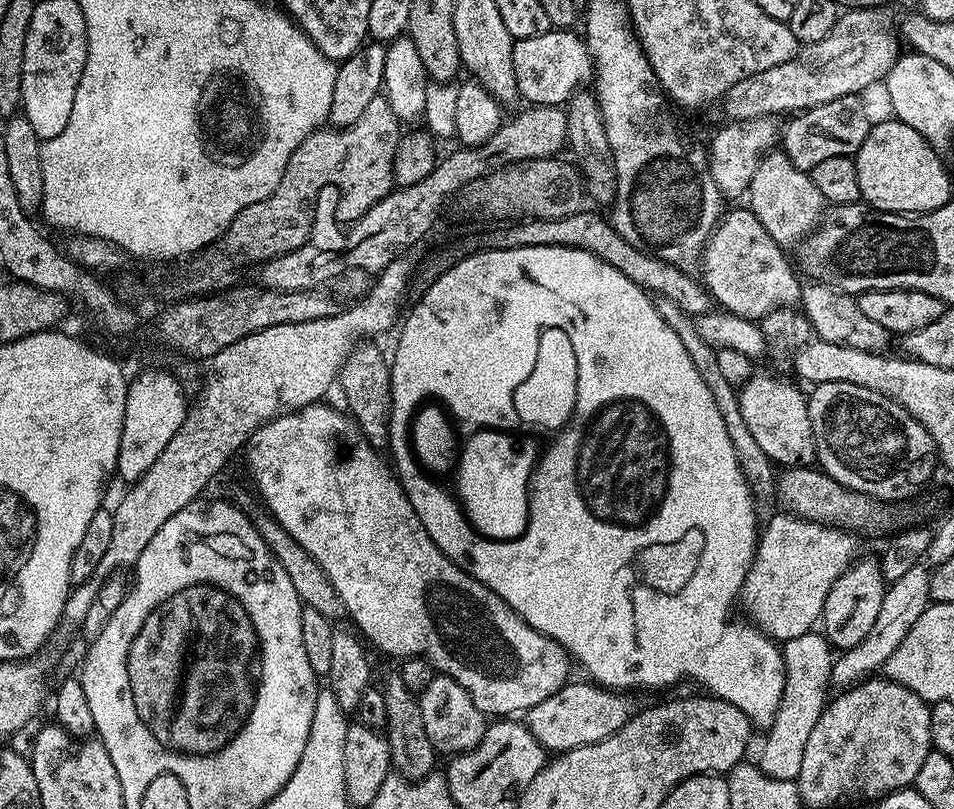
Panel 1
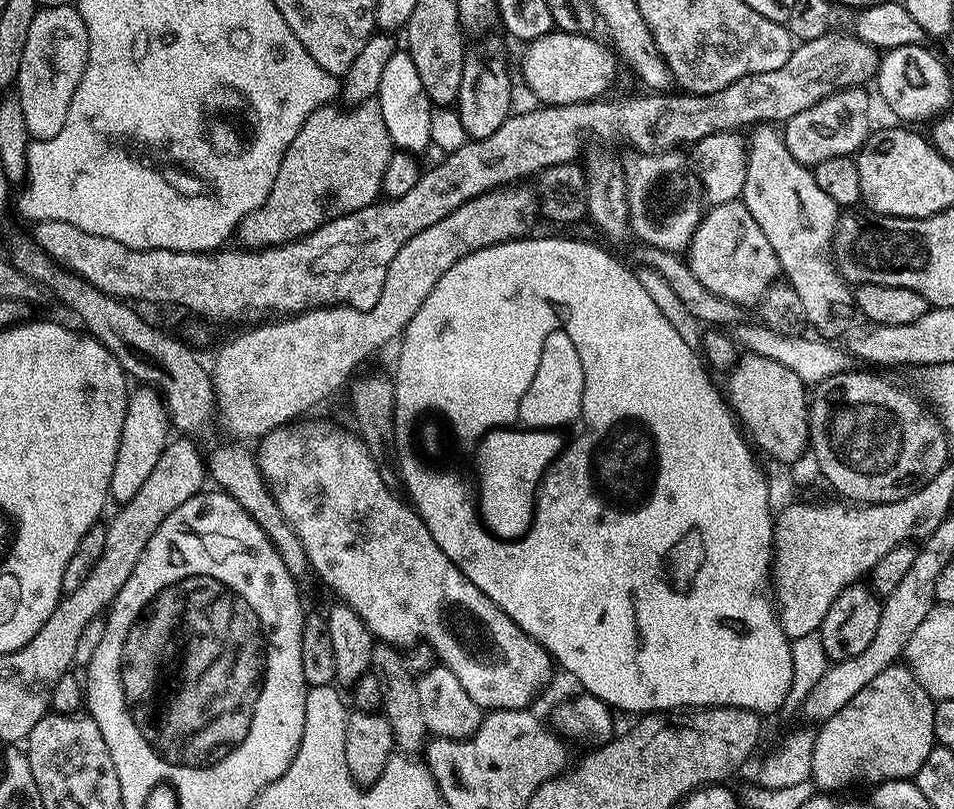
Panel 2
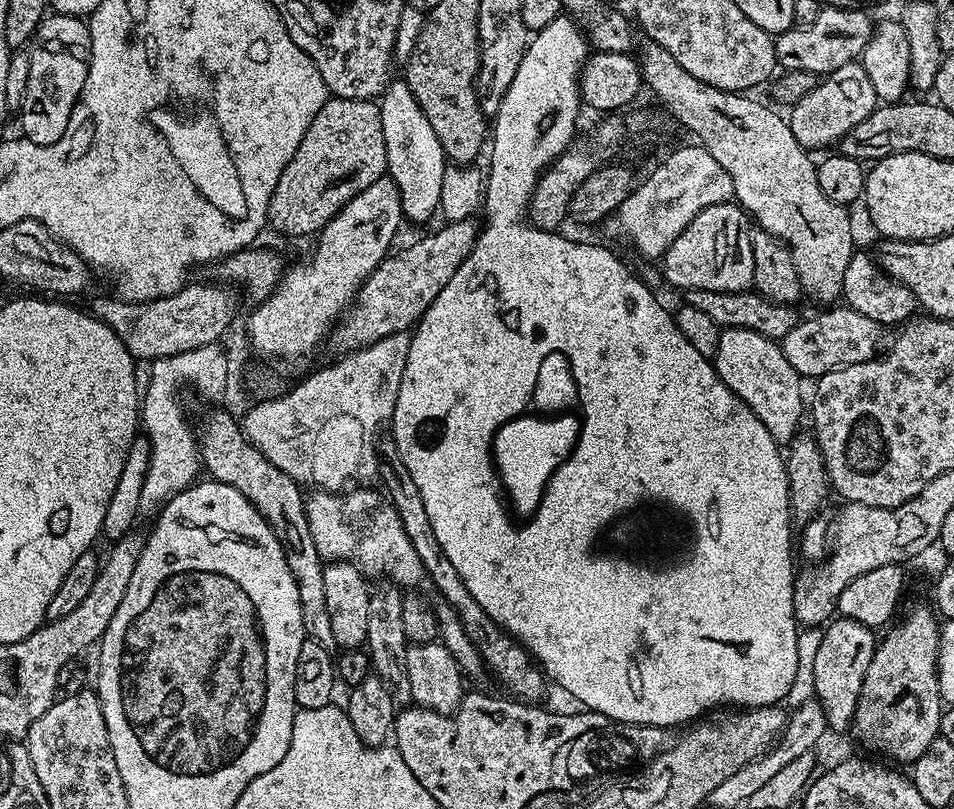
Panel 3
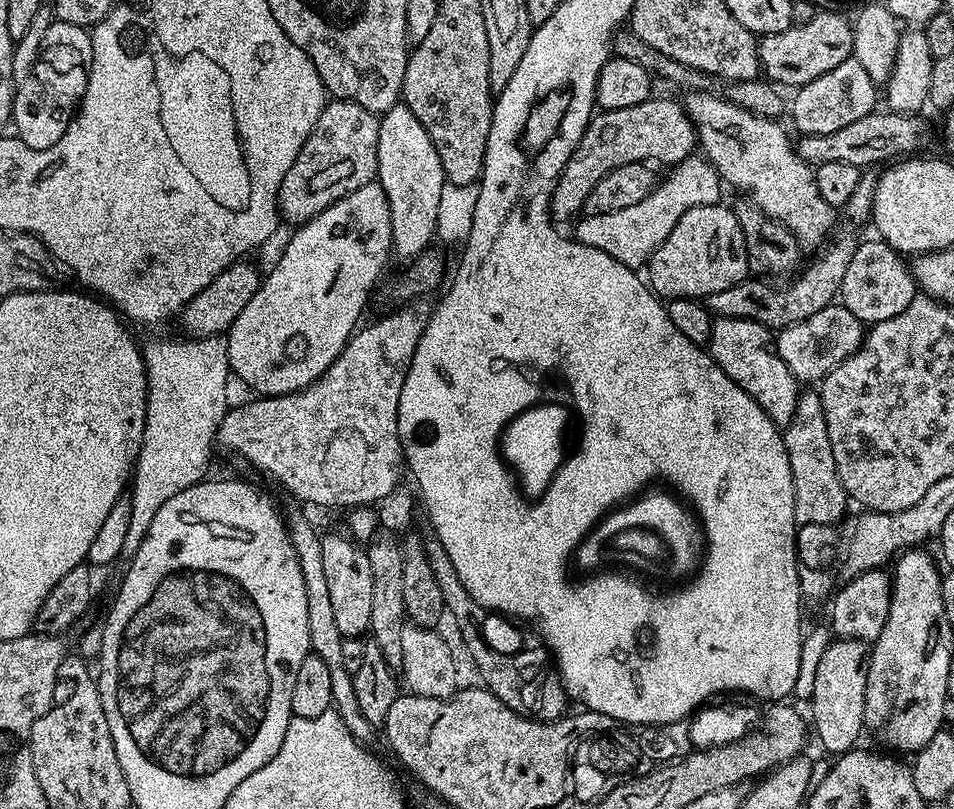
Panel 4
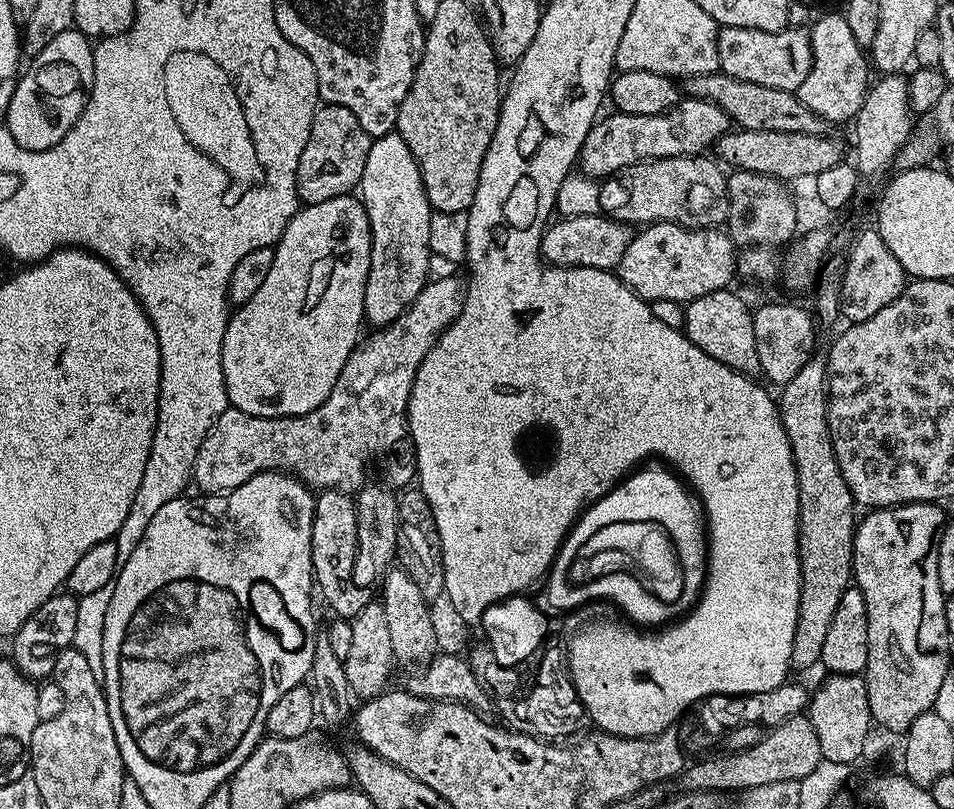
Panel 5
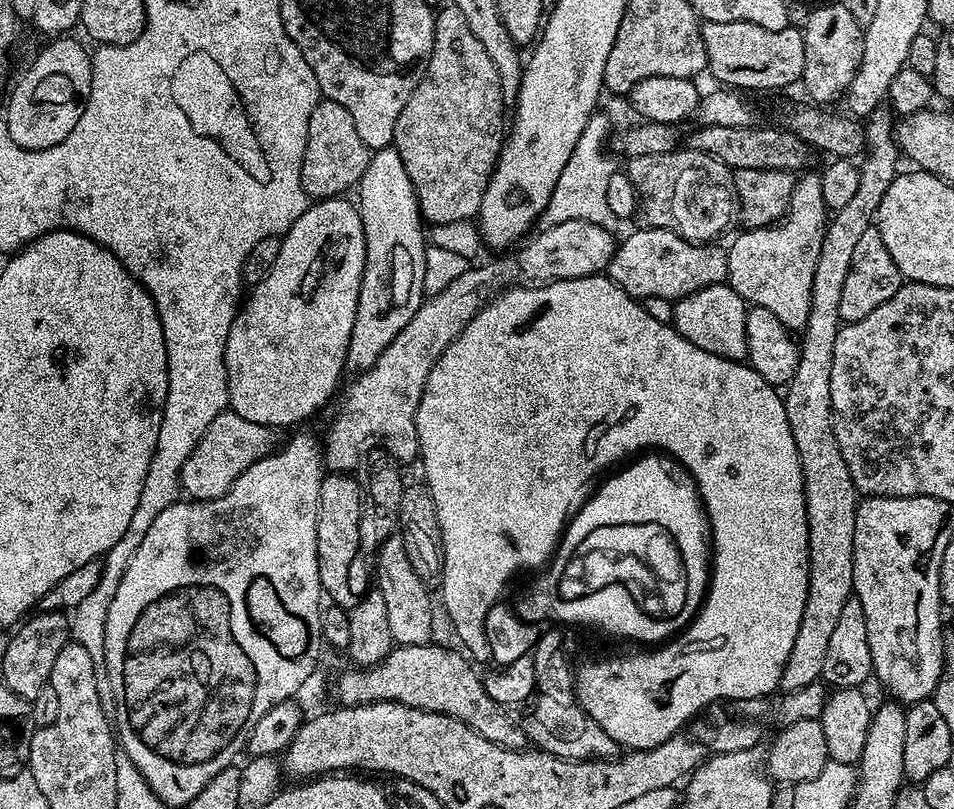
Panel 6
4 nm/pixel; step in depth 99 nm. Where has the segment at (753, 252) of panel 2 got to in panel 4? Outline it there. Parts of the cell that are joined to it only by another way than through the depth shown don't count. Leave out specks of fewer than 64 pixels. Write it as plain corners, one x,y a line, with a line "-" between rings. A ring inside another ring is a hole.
707,204
686,210
670,234
648,256
646,283
661,298
707,298
730,286
741,284
749,275
748,251
731,207

